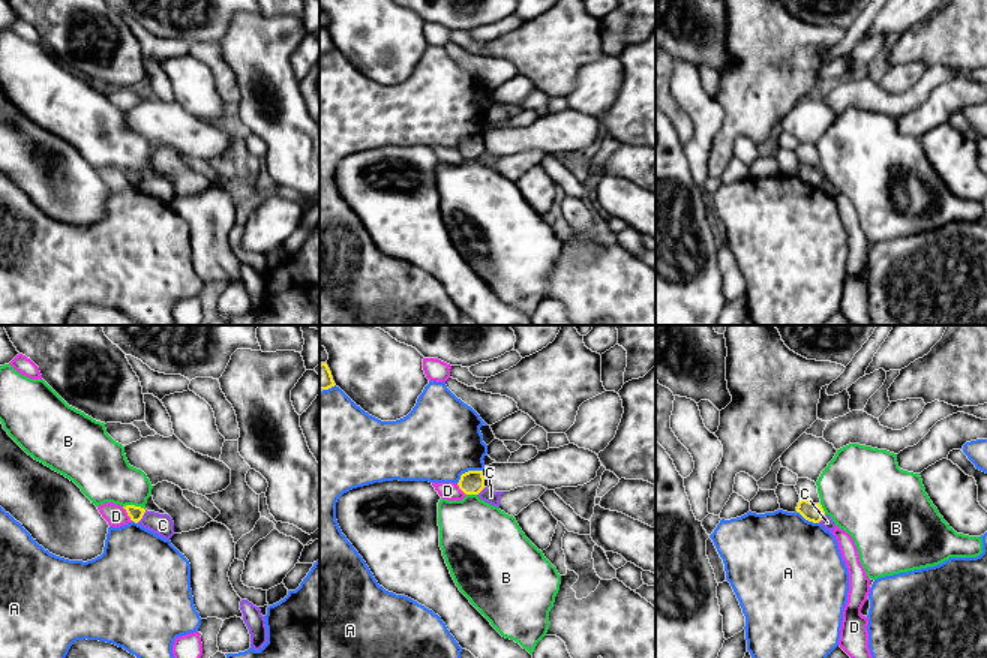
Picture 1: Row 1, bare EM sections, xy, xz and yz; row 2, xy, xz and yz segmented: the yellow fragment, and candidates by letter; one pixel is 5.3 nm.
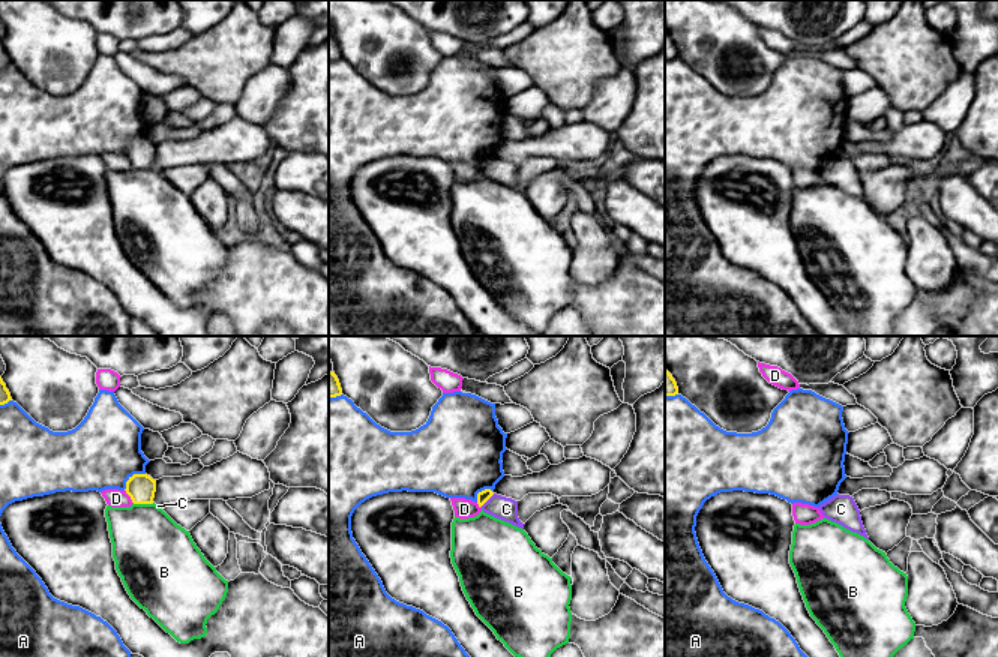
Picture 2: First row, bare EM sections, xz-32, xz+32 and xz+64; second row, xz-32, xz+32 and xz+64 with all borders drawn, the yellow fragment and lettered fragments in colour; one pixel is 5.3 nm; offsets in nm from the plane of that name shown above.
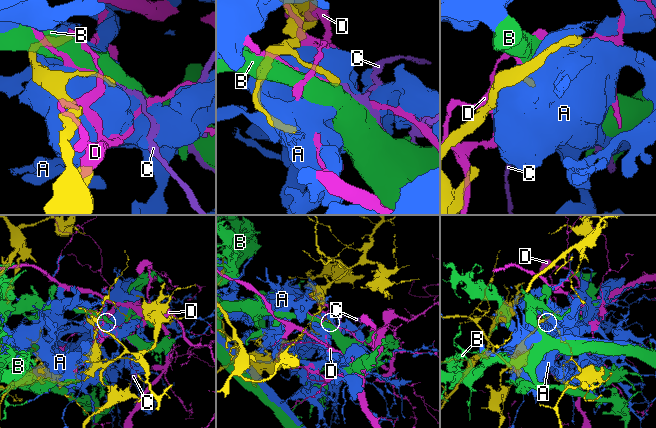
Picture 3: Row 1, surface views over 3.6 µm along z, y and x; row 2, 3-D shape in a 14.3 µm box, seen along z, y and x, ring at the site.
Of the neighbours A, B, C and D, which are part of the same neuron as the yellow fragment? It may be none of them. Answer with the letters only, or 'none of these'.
none of these

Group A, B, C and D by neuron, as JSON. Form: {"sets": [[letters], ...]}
{"sets": [["A"], ["B"], ["C"], ["D"]]}

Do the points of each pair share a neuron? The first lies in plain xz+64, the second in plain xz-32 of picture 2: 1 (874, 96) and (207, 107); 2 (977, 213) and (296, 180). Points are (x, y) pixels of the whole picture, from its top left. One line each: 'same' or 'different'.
1: different
2: different

